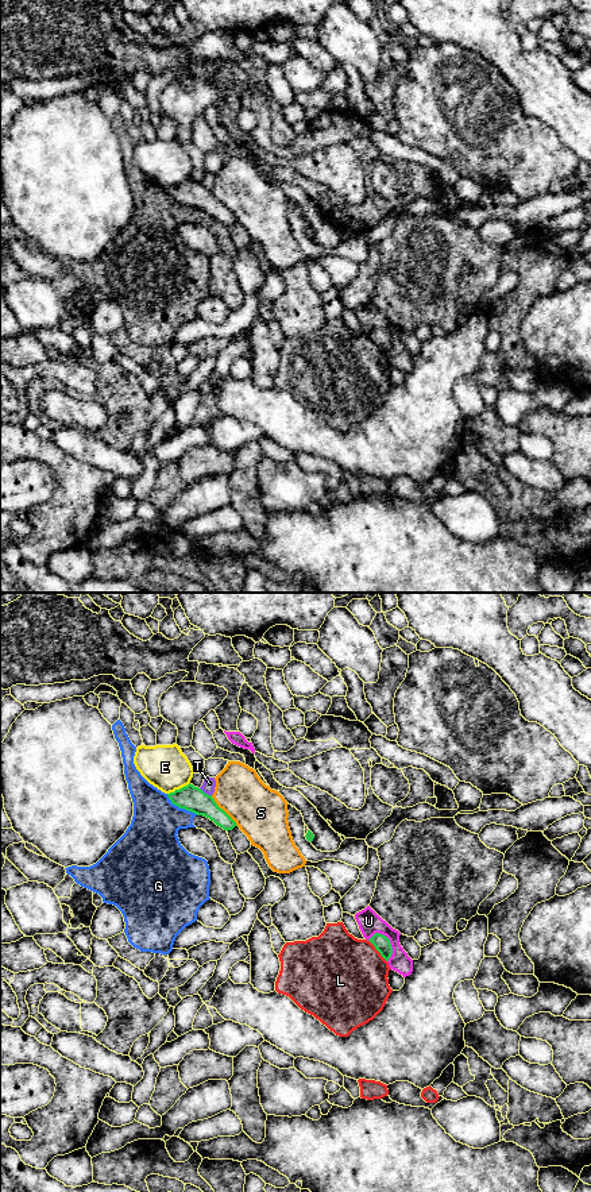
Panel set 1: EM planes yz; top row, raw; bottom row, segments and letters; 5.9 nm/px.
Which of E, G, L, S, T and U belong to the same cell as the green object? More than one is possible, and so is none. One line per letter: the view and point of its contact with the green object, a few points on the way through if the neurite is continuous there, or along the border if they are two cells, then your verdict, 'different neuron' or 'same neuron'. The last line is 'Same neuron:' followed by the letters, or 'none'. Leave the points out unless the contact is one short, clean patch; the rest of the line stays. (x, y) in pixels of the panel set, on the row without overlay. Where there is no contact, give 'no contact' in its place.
E: contact yz (180, 184); different neuron
G: contact yz (181, 203); different neuron
L: contact yz (377, 344); different neuron
S: contact yz (223, 205); border yz (211, 191), (238, 220); different neuron
T: contact yz (204, 188); different neuron
U: contact yz (390, 339); border yz (375, 327), (389, 335), (391, 351), (387, 357); different neuron
Same neuron: none

